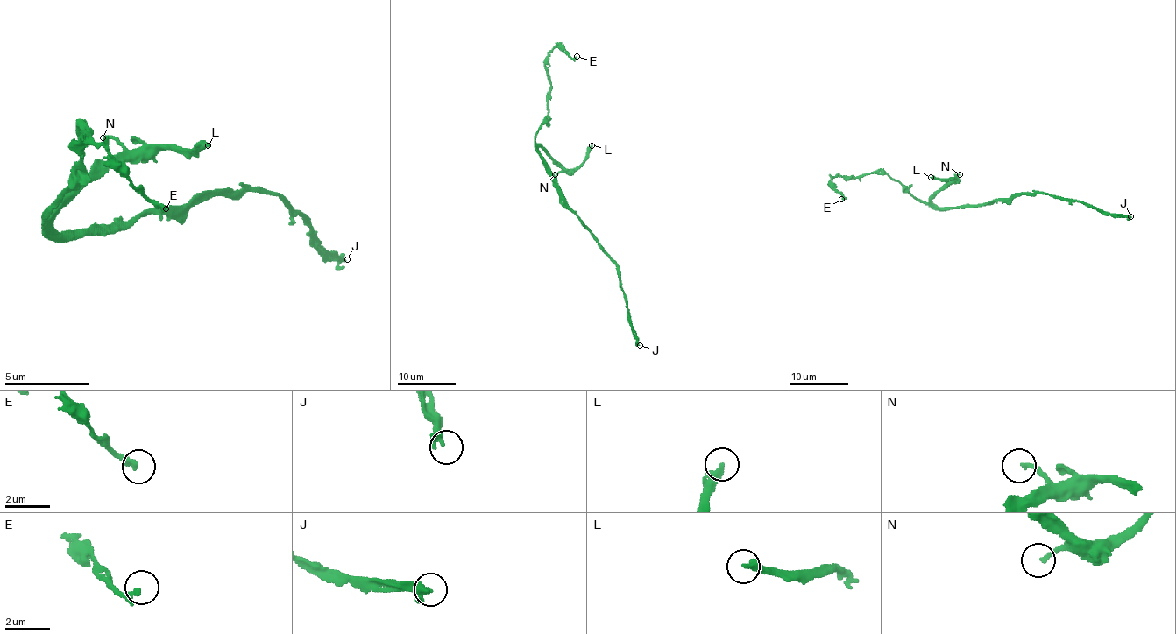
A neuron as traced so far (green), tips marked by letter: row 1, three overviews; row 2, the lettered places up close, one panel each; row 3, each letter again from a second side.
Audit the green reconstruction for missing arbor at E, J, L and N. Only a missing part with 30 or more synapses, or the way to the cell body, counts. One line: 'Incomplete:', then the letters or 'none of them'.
Incomplete: L

